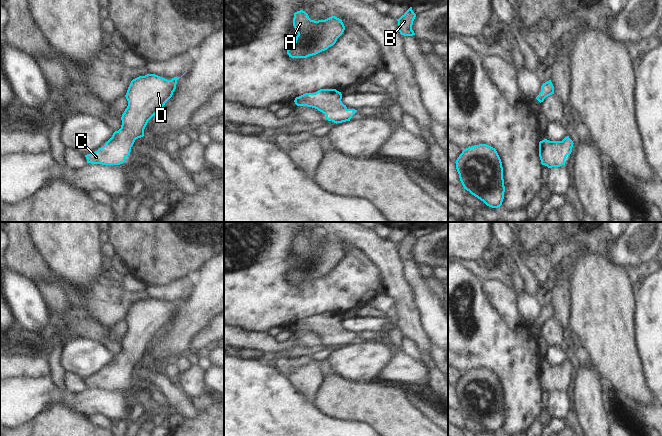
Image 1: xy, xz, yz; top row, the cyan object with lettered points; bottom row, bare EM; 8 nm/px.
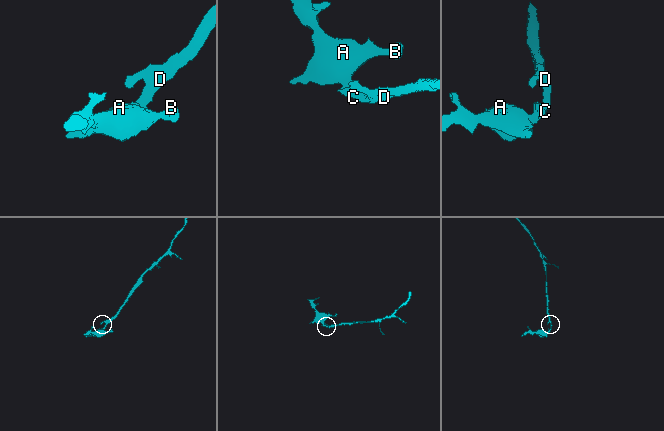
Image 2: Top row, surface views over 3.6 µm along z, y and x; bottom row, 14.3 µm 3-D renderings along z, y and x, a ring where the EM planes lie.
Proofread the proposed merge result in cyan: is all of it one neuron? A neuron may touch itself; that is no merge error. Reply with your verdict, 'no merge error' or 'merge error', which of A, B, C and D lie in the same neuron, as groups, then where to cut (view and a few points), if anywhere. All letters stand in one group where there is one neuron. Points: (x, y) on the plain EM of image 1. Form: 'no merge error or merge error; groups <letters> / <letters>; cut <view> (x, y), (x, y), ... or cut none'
no merge error; groups A B C D; cut none

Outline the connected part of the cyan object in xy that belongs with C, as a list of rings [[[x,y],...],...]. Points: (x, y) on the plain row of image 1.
[[[147,298],[133,303],[125,319],[128,330],[121,341],[121,352],[113,357],[103,371],[85,379],[87,387],[102,389],[124,387],[135,364],[144,360],[148,345],[172,321],[179,302],[167,304],[155,298]]]

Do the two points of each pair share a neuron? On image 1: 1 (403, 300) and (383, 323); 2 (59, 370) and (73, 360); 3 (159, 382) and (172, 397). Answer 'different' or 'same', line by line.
1: different
2: different
3: same

